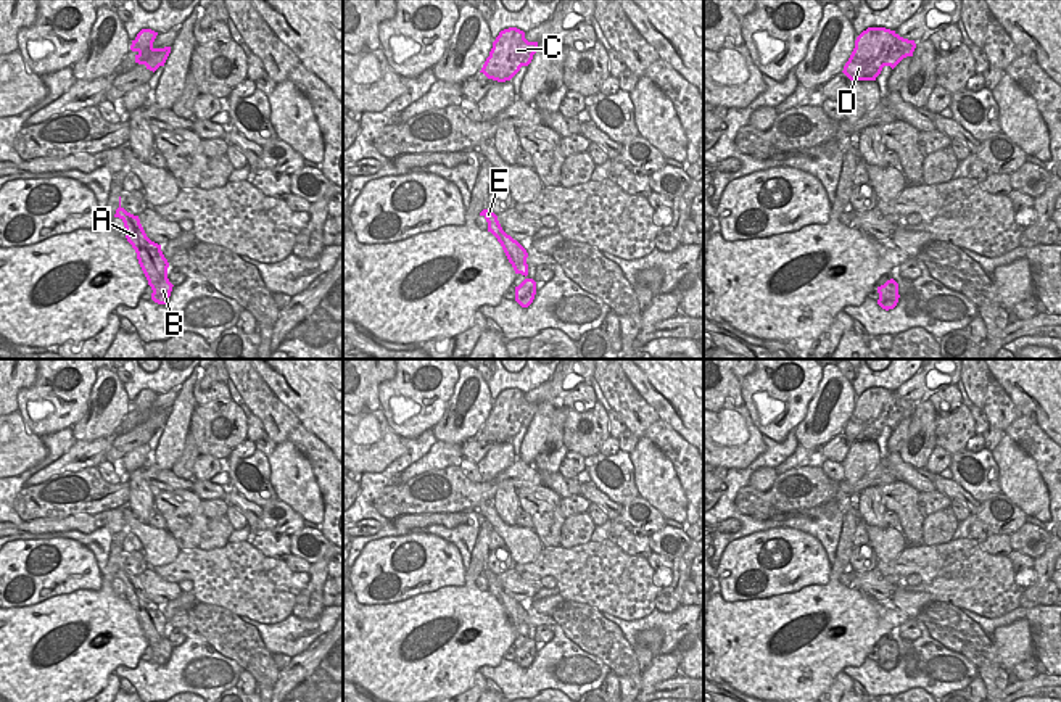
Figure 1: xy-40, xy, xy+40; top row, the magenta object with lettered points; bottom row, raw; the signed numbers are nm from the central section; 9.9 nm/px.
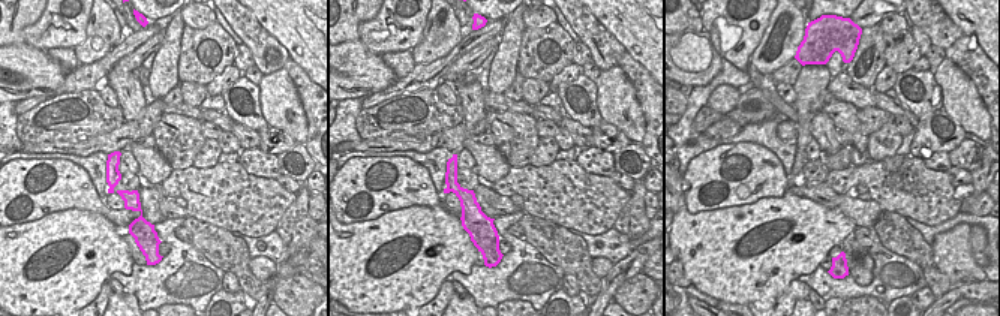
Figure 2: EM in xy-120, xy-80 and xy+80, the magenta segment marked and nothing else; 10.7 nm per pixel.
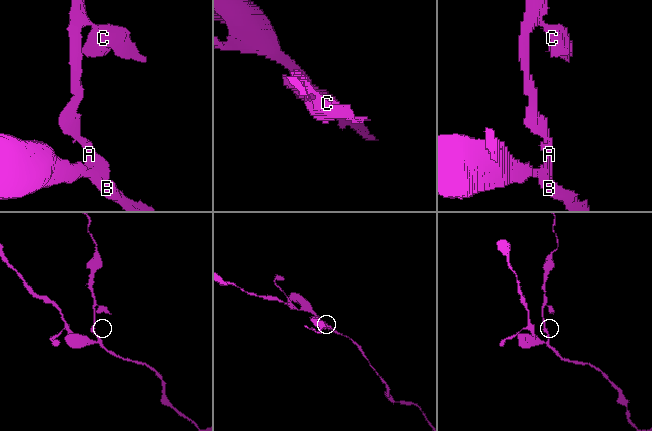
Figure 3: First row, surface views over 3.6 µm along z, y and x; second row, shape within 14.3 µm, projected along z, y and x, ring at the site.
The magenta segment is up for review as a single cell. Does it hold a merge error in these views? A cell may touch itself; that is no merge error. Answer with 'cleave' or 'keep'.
cleave

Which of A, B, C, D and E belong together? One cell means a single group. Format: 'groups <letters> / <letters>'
groups A C D E / B

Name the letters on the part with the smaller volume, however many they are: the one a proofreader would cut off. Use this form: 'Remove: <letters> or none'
Remove: A, C, D, E

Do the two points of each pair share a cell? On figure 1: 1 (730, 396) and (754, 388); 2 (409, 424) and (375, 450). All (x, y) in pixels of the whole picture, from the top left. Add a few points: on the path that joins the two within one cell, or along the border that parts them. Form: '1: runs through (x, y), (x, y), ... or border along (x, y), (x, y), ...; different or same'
1: border along (747, 375), (741, 385), (743, 404); different
2: border along (380, 408), (385, 422), (401, 438); different

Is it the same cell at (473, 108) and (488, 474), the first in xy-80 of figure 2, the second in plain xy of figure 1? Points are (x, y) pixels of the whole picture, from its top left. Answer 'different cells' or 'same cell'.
different cells

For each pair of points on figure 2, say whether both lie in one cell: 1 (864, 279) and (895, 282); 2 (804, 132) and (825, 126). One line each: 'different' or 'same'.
1: different
2: different

